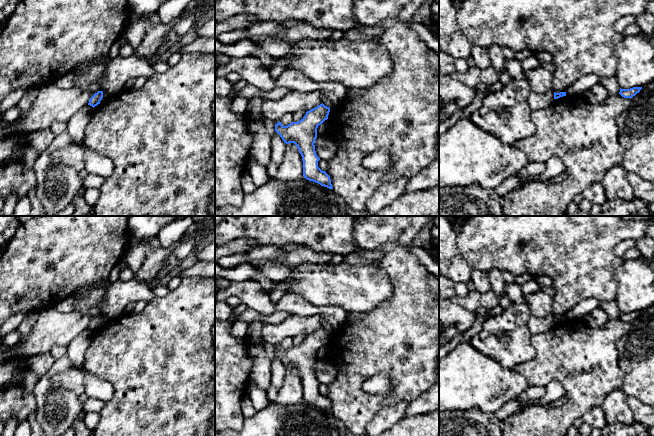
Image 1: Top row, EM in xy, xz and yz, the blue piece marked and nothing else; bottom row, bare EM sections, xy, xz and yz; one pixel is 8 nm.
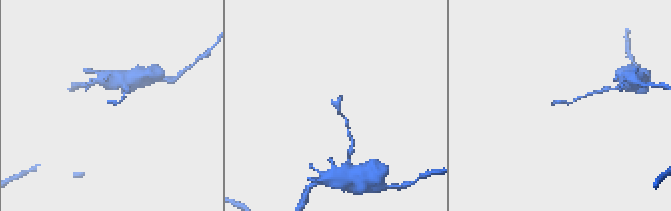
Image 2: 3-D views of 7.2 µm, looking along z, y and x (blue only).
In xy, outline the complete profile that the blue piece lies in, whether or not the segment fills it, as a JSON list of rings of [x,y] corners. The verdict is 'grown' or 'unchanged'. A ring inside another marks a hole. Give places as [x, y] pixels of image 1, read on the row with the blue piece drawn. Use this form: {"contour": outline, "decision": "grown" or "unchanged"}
{"contour": [[[98,91],[90,98],[88,105],[94,108],[98,104],[100,104],[100,101],[102,100],[102,98],[103,98],[103,91]]], "decision": "unchanged"}

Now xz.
{"contour": [[[323,103],[306,112],[298,122],[292,122],[283,126],[279,121],[275,124],[275,131],[280,135],[284,143],[294,143],[303,161],[303,176],[309,181],[321,186],[333,189],[330,176],[318,167],[320,158],[315,151],[317,128],[328,119],[330,108]]], "decision": "unchanged"}

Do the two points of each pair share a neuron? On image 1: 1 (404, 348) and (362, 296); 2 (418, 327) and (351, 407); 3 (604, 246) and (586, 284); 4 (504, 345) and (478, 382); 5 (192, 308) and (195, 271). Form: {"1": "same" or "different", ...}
{"1": "different", "2": "same", "3": "same", "4": "different", "5": "different"}

